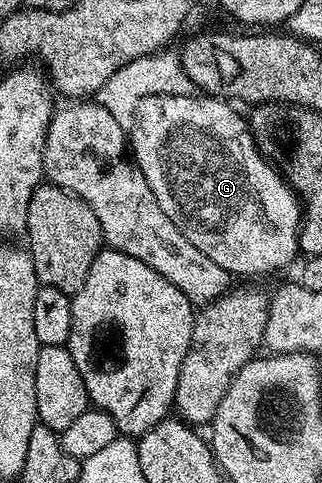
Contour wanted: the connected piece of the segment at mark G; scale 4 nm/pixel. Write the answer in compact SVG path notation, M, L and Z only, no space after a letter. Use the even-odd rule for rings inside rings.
M153 95L140 101L139 108L135 110L135 120L129 126L129 149L133 154L133 160L138 165L139 170L145 175L145 183L149 183L149 191L153 191L153 199L161 203L161 211L173 219L173 223L217 267L221 267L226 273L243 277L255 277L258 273L275 273L278 269L283 269L295 256L300 256L299 248L299 227L301 224L301 202L294 189L287 183L287 178L280 170L276 169L266 157L255 146L255 140L251 134L251 127L246 116L243 117L235 109L234 104L226 100L209 97L206 95Z

